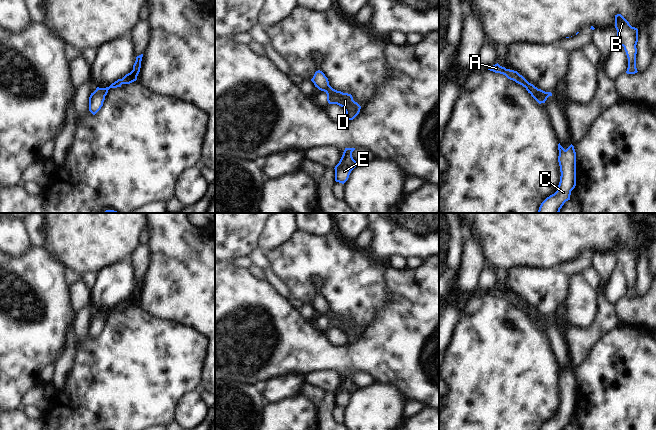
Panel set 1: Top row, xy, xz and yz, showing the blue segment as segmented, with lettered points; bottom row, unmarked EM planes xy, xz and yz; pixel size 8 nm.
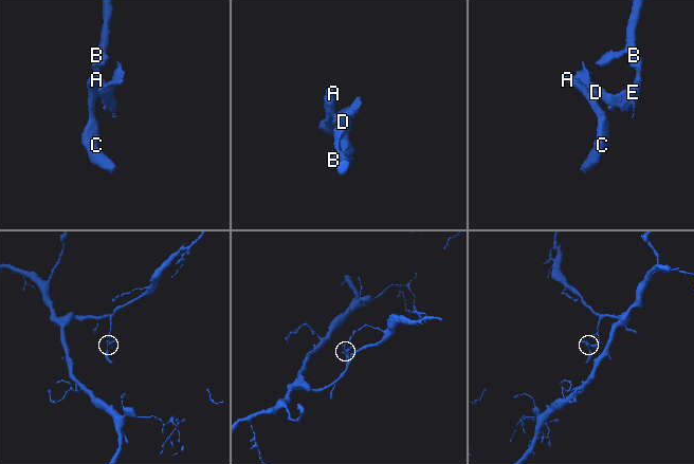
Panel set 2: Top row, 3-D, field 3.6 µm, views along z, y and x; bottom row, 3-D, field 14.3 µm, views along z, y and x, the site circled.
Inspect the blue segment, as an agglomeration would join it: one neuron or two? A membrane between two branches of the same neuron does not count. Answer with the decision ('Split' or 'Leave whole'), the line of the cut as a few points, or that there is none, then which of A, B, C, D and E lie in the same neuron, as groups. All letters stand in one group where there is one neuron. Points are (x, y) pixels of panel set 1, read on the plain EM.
Split. Split along yz (537, 312), (537, 318), (543, 326). Groups: A C / B D E

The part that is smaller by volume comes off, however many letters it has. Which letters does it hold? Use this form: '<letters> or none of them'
A, C

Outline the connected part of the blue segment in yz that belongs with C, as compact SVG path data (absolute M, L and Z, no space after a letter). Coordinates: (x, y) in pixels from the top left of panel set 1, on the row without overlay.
M558 368L560 406L557 415L547 421L540 430L563 430L570 424L571 415L576 410L576 376L571 368L566 374Z

